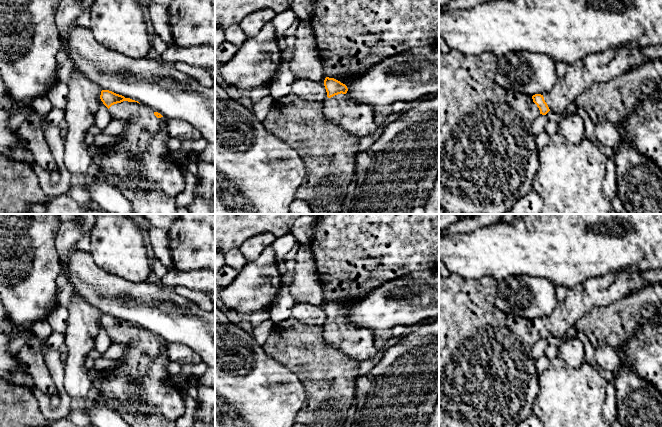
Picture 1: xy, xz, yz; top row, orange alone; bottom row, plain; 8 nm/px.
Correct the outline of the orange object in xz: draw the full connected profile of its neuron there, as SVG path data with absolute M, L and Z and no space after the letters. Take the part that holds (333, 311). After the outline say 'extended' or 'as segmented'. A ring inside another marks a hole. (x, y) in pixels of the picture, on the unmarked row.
M319 214L310 246L326 300L324 310L328 322L323 326L325 344L346 357L362 362L378 352L374 346L376 333L372 329L349 323L345 319L348 312L340 305L349 304L387 281L438 269L439 214Z; extended

